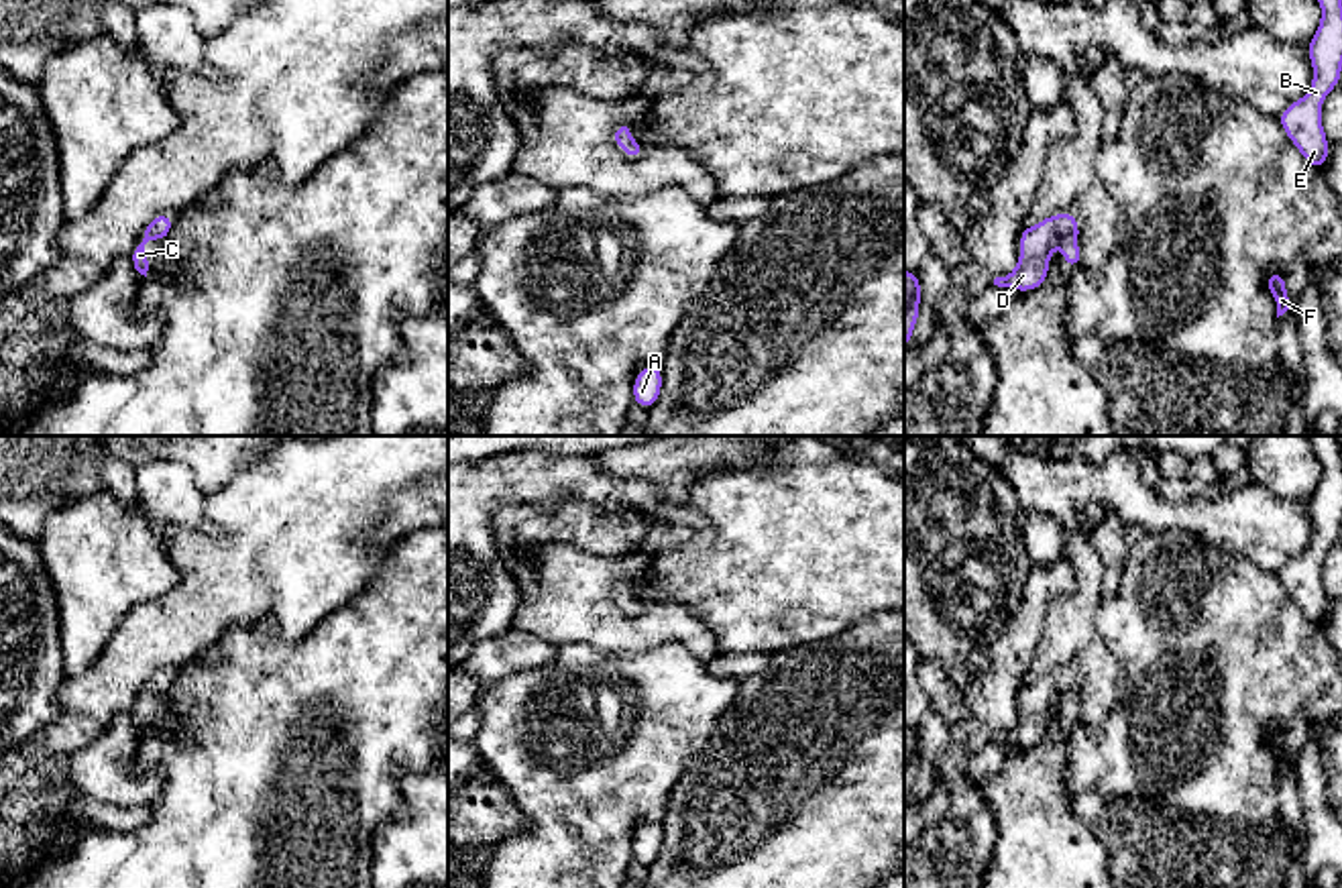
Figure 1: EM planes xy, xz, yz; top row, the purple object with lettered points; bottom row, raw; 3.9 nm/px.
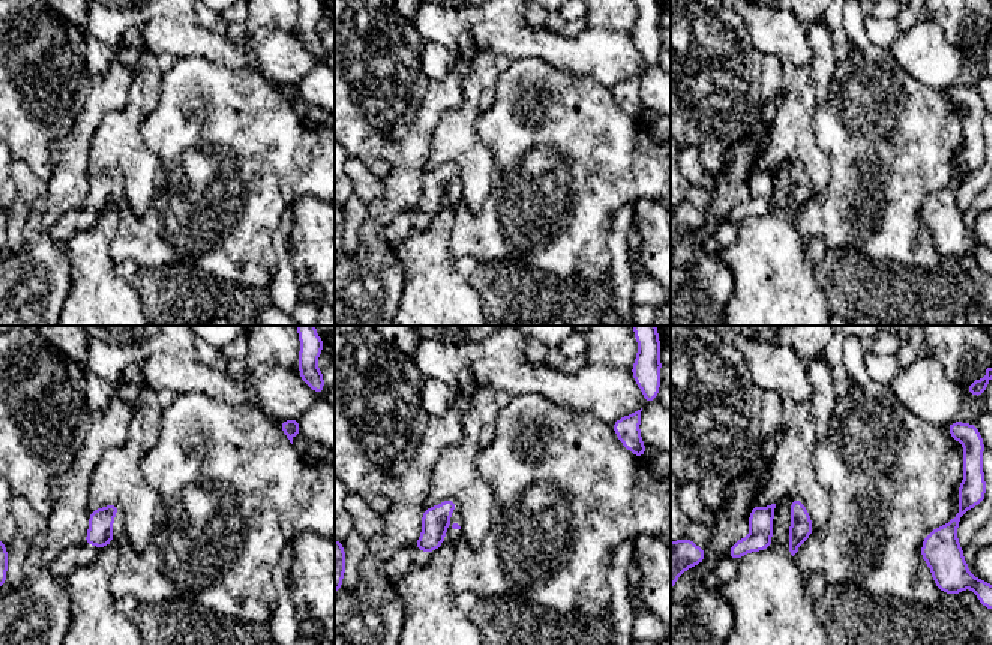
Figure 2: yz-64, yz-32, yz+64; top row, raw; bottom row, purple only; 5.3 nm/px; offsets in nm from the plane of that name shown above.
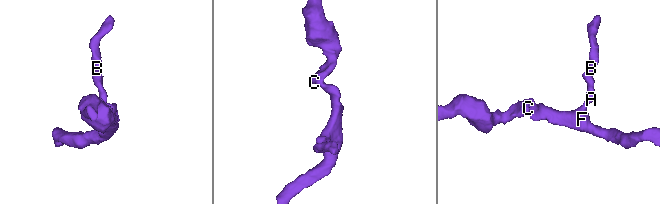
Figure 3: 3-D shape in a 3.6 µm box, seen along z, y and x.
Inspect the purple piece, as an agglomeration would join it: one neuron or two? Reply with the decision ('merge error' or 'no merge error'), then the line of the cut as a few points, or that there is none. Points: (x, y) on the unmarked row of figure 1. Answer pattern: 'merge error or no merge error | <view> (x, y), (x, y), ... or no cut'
no merge error | no cut

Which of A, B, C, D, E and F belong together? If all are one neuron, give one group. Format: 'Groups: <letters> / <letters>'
Groups: A B C D E F

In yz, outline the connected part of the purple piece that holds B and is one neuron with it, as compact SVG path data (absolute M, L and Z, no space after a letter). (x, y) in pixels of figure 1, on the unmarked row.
M1309 436L1322 462L1322 477L1307 501L1313 523L1309 548L1287 562L1277 574L1313 625L1324 625L1330 599L1322 582L1322 558L1340 542L1342 530L1342 450L1340 436Z

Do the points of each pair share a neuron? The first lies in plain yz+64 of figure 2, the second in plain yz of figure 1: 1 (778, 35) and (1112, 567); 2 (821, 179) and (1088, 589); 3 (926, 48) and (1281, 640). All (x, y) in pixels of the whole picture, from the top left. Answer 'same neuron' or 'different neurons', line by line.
1: different neurons
2: same neuron
3: different neurons

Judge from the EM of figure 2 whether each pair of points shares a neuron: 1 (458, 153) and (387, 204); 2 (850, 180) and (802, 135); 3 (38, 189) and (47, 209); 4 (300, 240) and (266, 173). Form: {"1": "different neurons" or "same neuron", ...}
{"1": "different neurons", "2": "different neurons", "3": "different neurons", "4": "different neurons"}

